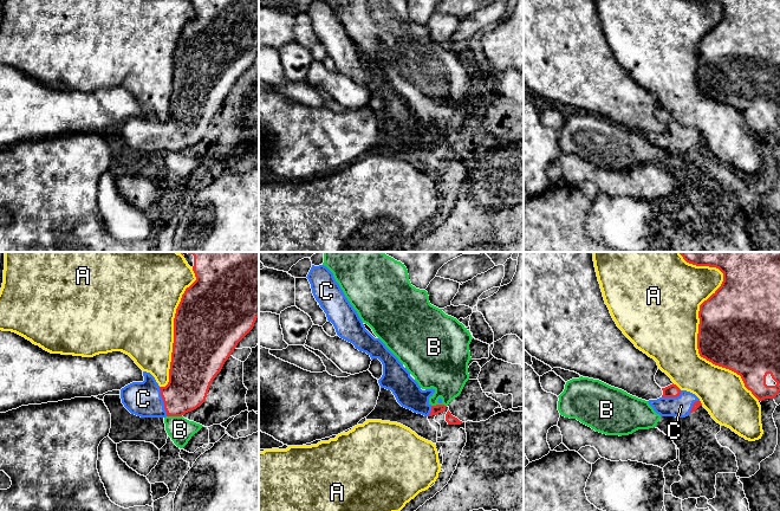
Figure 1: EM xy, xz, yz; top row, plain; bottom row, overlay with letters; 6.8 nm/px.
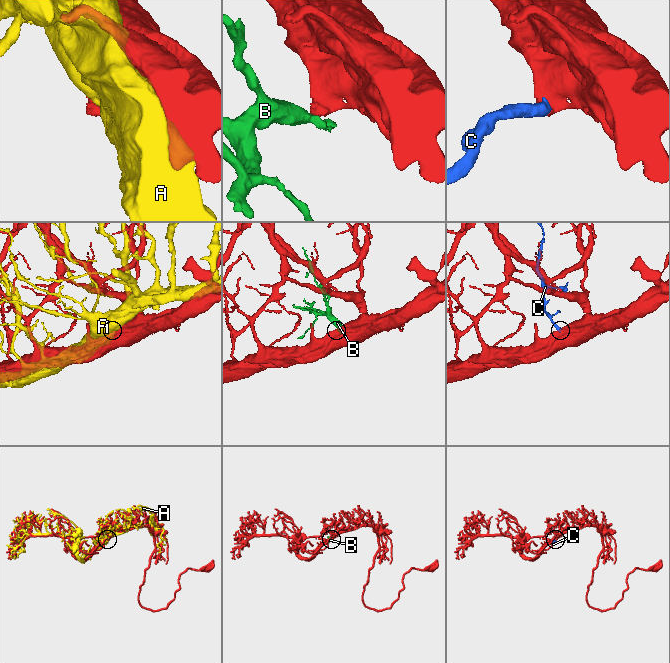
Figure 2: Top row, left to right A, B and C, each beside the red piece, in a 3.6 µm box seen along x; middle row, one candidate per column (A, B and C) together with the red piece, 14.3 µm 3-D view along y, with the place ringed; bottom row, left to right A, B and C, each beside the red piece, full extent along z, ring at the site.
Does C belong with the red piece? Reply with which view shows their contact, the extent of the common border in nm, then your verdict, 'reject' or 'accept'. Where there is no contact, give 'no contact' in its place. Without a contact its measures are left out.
xy | 200 nm | accept

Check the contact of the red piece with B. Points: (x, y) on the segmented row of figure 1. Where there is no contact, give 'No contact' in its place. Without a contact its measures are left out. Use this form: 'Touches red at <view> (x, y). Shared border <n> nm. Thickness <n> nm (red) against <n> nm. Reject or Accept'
Touches red at xy (174, 415). Shared border 100 nm. Thickness 280 nm (red) against 170 nm. Reject

